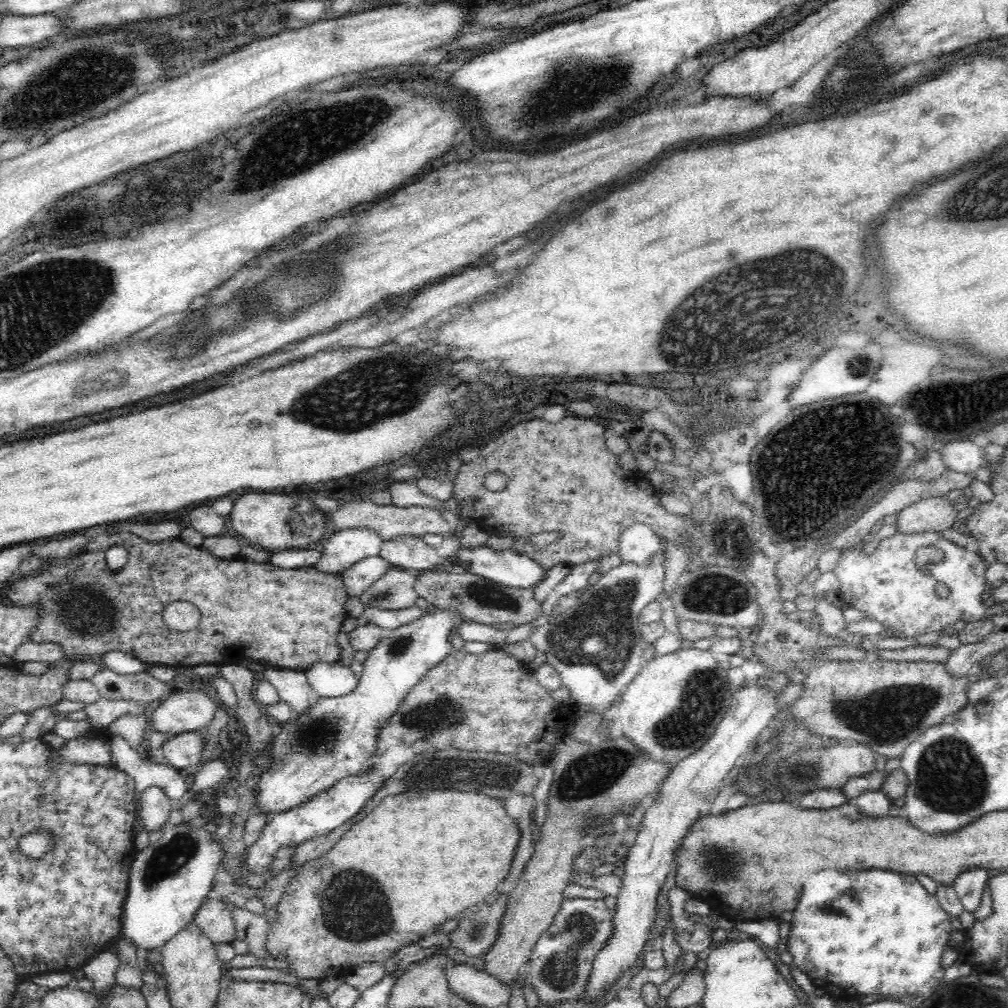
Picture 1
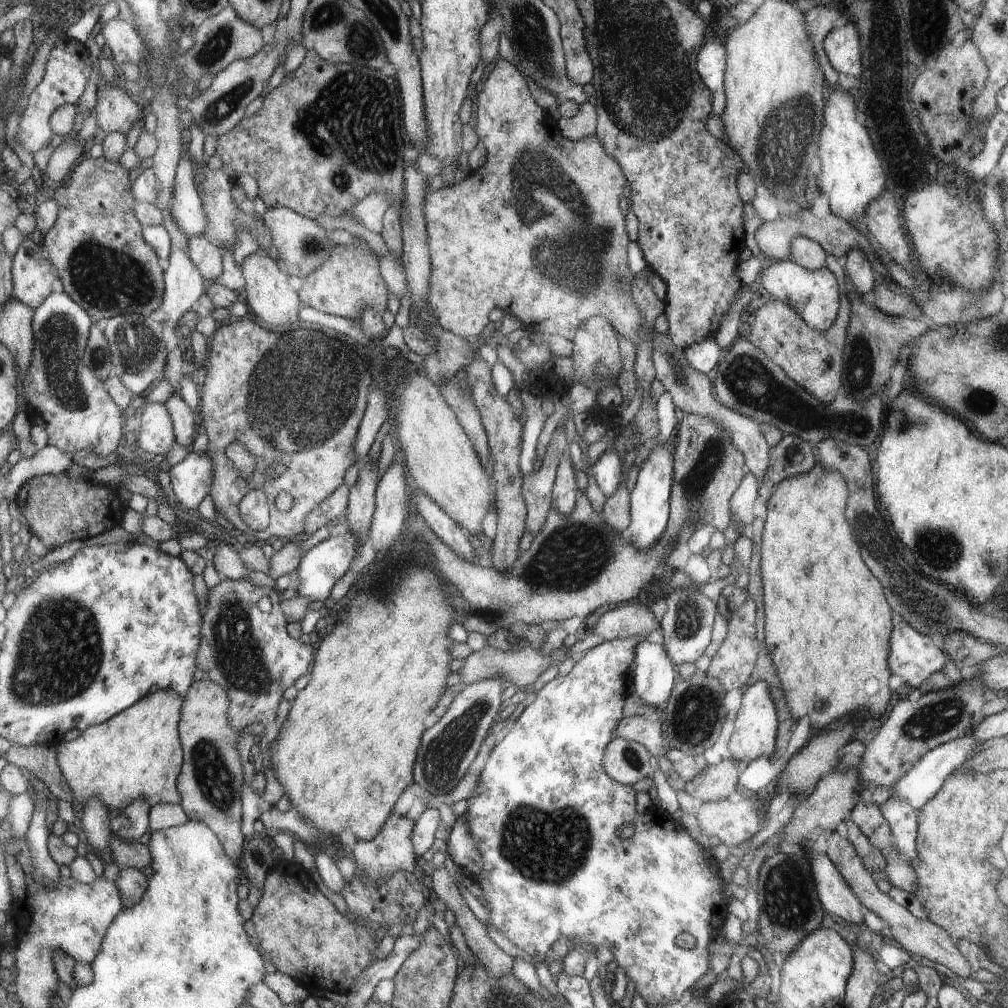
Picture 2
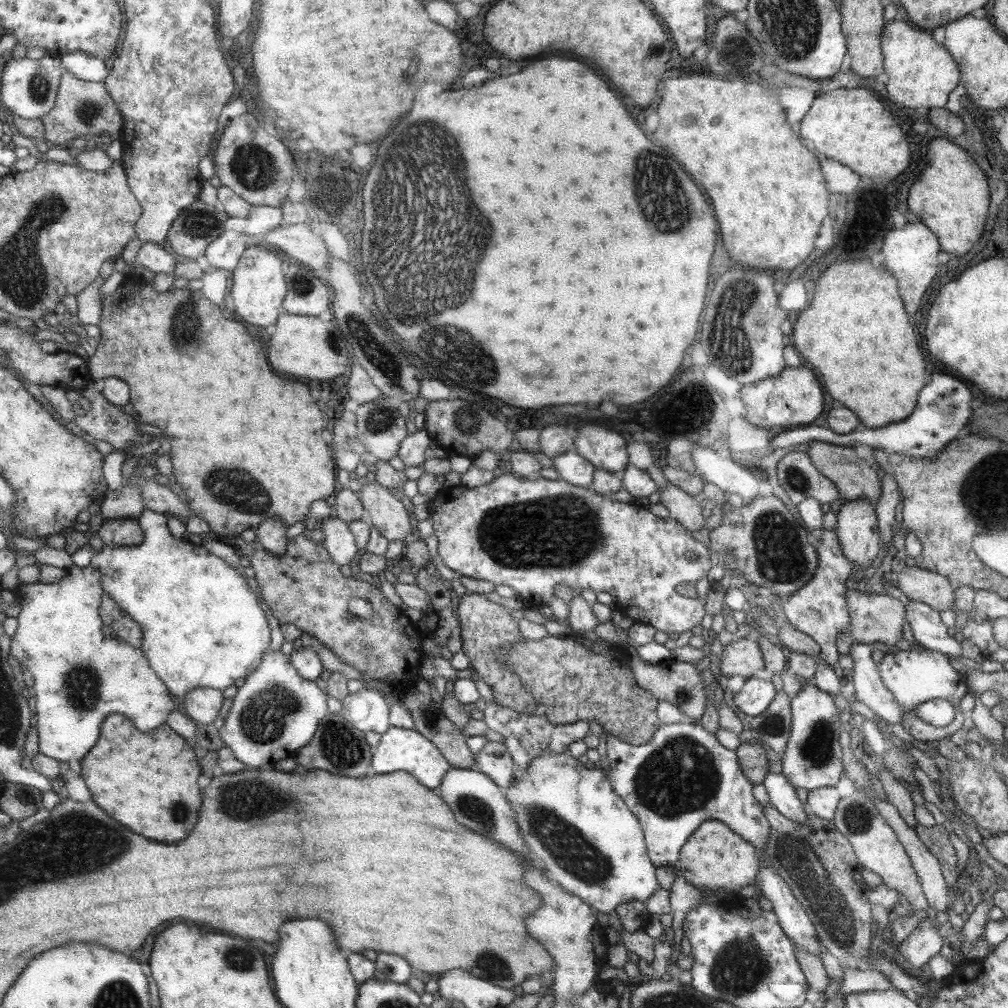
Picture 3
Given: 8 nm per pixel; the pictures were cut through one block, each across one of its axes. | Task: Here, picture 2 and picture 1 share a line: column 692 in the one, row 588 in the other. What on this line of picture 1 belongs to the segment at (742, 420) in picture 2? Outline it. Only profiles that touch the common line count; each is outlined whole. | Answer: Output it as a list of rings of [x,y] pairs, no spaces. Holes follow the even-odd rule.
[[[388,569],[371,585],[360,597],[364,607],[384,608],[391,610],[405,610],[418,604],[415,592],[415,577],[406,569]]]

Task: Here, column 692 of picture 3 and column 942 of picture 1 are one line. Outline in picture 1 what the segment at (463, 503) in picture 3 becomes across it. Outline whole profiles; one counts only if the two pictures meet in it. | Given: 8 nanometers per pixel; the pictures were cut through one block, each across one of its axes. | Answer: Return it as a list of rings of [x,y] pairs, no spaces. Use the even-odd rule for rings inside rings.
[[[930,530],[918,533],[902,531],[902,534],[884,538],[880,541],[878,550],[870,556],[866,556],[863,552],[865,546],[864,542],[856,544],[856,549],[860,549],[860,552],[850,552],[851,548],[846,548],[846,552],[840,554],[840,559],[834,566],[834,574],[840,580],[840,599],[844,605],[866,612],[870,620],[876,620],[888,628],[894,628],[894,632],[898,632],[898,638],[936,632],[960,620],[972,623],[985,617],[988,606],[986,602],[980,600],[980,594],[984,592],[984,570],[988,566],[983,561],[982,555],[966,552],[964,548],[944,540],[941,531]],[[922,546],[936,546],[938,550],[944,552],[944,558],[936,564],[927,565],[928,570],[925,572],[916,564],[916,554],[918,554],[918,548]],[[938,584],[948,588],[950,592],[948,598],[942,598],[938,594]]]

